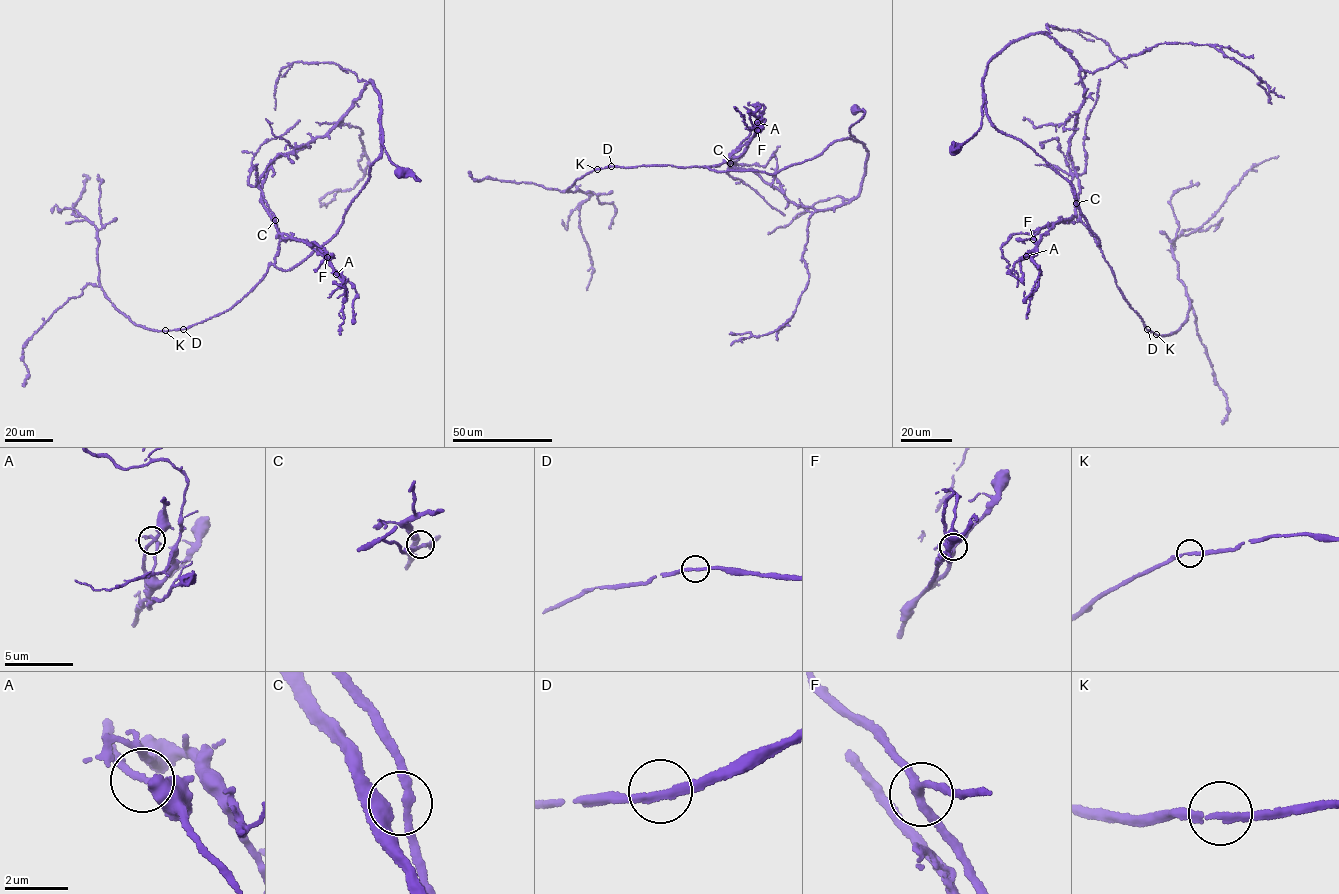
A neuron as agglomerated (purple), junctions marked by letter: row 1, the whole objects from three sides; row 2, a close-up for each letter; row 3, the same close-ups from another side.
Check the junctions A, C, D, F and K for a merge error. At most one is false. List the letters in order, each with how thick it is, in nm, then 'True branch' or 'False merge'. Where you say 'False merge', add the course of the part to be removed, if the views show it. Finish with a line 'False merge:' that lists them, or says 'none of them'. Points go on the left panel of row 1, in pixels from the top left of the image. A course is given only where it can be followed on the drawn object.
A: Thickness 200 nm. True branch
C: Thickness 280 nm. True branch
D: Thickness 220 nm. True branch
F: Thickness 240 nm. True branch
K: Thickness 170 nm. True branch
False merge: none of them

